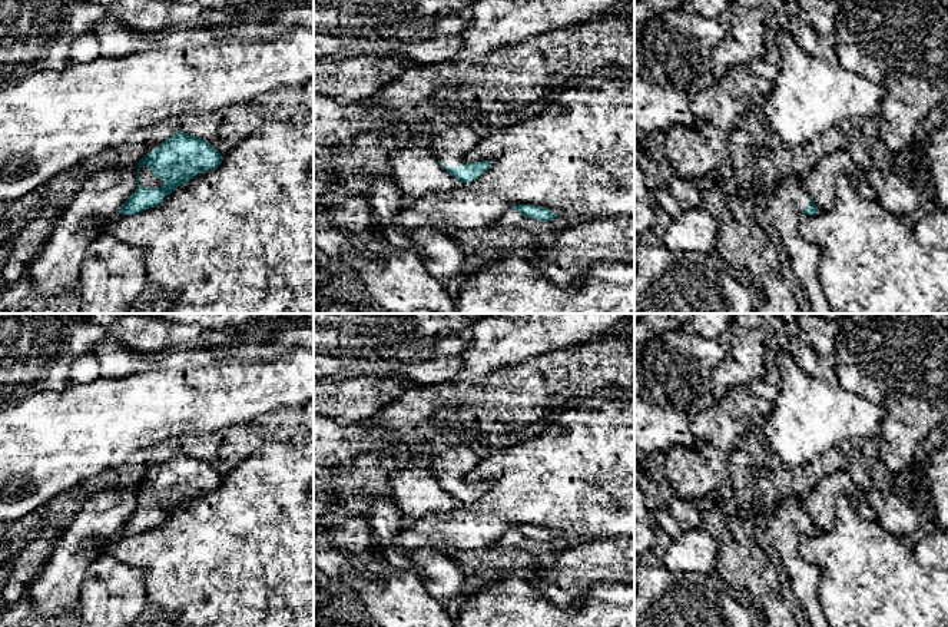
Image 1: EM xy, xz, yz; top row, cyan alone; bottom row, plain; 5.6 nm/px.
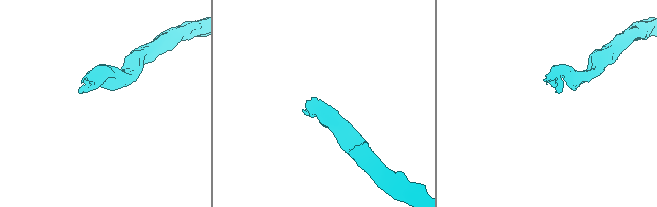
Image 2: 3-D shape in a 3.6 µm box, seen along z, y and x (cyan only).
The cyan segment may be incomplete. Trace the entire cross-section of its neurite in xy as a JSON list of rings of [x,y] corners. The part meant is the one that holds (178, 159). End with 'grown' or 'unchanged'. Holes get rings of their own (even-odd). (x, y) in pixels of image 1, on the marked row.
[[[176,132],[169,139],[162,142],[155,150],[149,152],[137,163],[136,189],[120,206],[120,213],[133,215],[149,208],[159,206],[165,198],[178,186],[193,179],[199,172],[216,169],[223,160],[223,156],[206,139]]] | grown

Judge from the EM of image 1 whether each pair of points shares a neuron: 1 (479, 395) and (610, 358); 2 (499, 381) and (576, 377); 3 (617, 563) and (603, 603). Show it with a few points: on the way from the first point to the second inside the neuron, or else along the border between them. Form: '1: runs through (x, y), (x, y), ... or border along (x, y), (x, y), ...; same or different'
1: runs through (511, 387), (566, 380), (577, 374); same
2: runs through (517, 382), (557, 381); same
3: border along (619, 581), (596, 581), (580, 597); different

